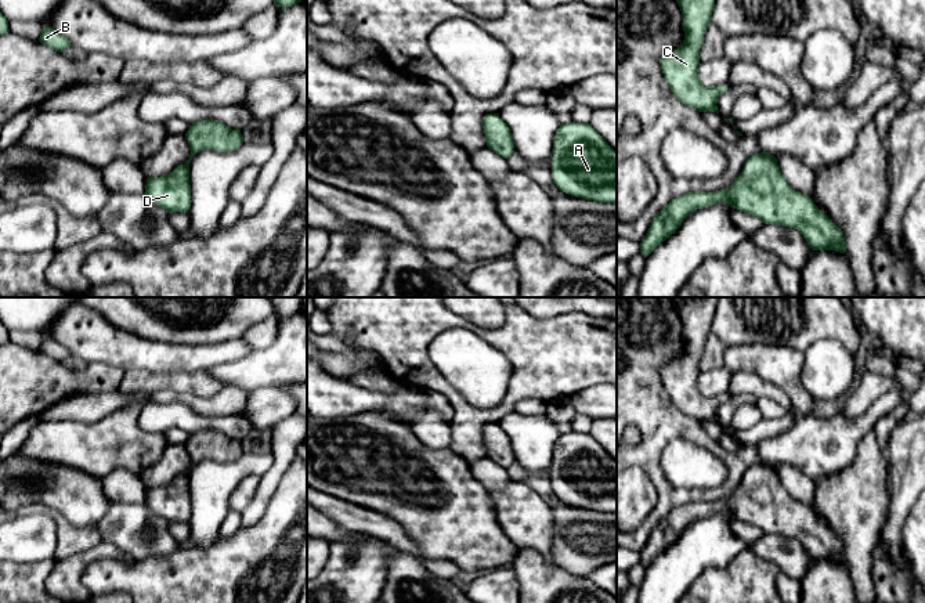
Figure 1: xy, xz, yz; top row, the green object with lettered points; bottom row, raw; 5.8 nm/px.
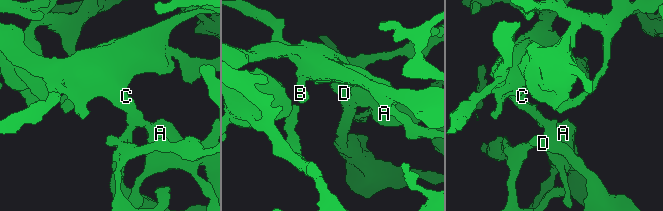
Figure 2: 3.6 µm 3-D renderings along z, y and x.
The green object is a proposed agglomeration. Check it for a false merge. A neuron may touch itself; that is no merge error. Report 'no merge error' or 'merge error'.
merge error

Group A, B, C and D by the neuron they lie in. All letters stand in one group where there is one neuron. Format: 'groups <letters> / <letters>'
groups A B C / D

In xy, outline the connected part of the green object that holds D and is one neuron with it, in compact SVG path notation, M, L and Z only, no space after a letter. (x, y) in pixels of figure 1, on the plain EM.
M189 474L177 476L167 487L148 487L144 505L167 523L188 523L191 516Z

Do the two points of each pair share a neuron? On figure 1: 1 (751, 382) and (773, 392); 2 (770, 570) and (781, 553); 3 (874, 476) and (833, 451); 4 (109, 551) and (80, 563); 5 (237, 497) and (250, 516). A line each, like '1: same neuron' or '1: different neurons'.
1: same neuron
2: different neurons
3: different neurons
4: same neuron
5: different neurons

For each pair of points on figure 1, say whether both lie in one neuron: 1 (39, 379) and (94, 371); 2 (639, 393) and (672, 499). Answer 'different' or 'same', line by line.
1: same
2: same

